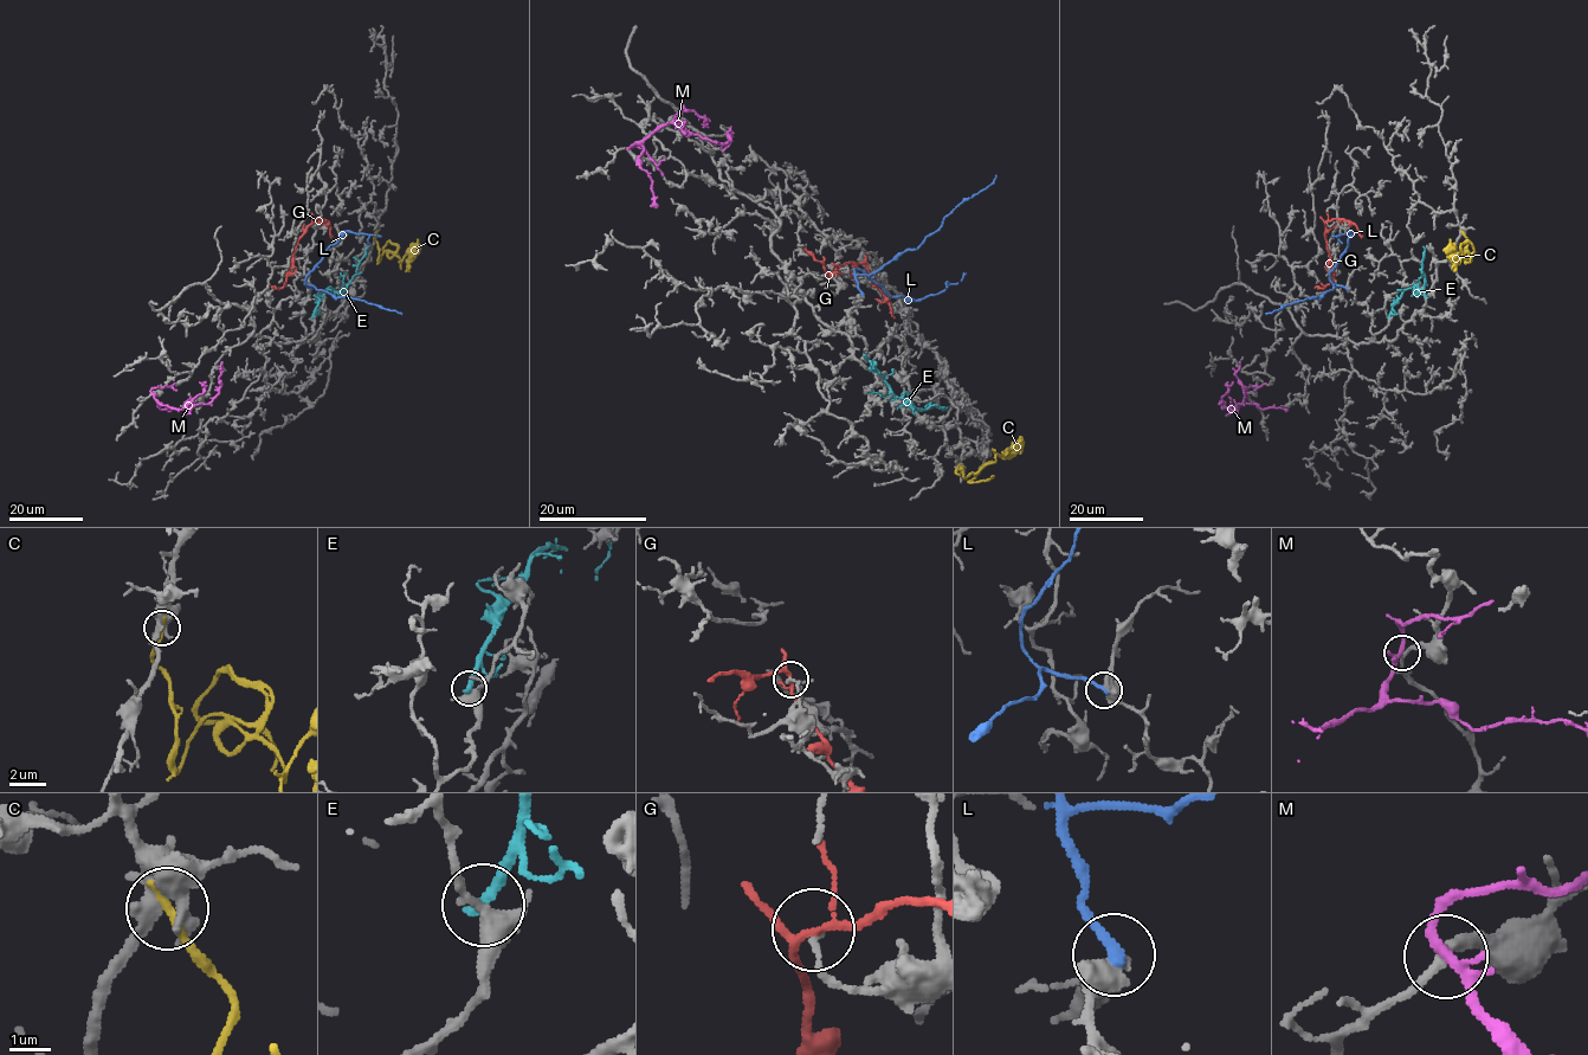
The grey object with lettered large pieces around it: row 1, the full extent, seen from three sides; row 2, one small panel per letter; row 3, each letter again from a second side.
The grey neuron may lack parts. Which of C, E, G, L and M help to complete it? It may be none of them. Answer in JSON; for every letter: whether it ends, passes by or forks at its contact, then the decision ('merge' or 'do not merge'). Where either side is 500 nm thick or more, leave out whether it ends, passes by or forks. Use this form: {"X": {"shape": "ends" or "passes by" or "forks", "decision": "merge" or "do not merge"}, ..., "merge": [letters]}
{"C": {"shape": "ends", "decision": "do not merge"}, "E": {"shape": "ends", "decision": "do not merge"}, "G": {"shape": "forks", "decision": "do not merge"}, "L": {"decision": "do not merge"}, "M": {"shape": "forks", "decision": "do not merge"}, "merge": []}

